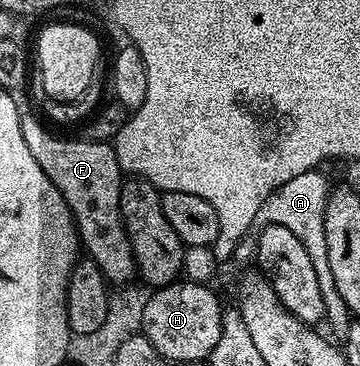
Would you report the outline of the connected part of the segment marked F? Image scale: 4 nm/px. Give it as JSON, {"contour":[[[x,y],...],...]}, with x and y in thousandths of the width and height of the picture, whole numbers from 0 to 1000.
{"contour":[[[78,311],[61,317],[61,363],[78,413],[89,418],[89,432],[100,432],[111,464],[133,475],[144,508],[167,519],[178,552],[194,568],[236,697],[261,710],[267,727],[278,727],[308,779],[358,779],[358,765],[375,762],[378,735],[361,653],[333,585],[333,519],[344,473],[314,402],[303,391],[281,393],[236,377],[181,383],[172,372],[147,372],[136,361],[142,352],[108,328]]]}

